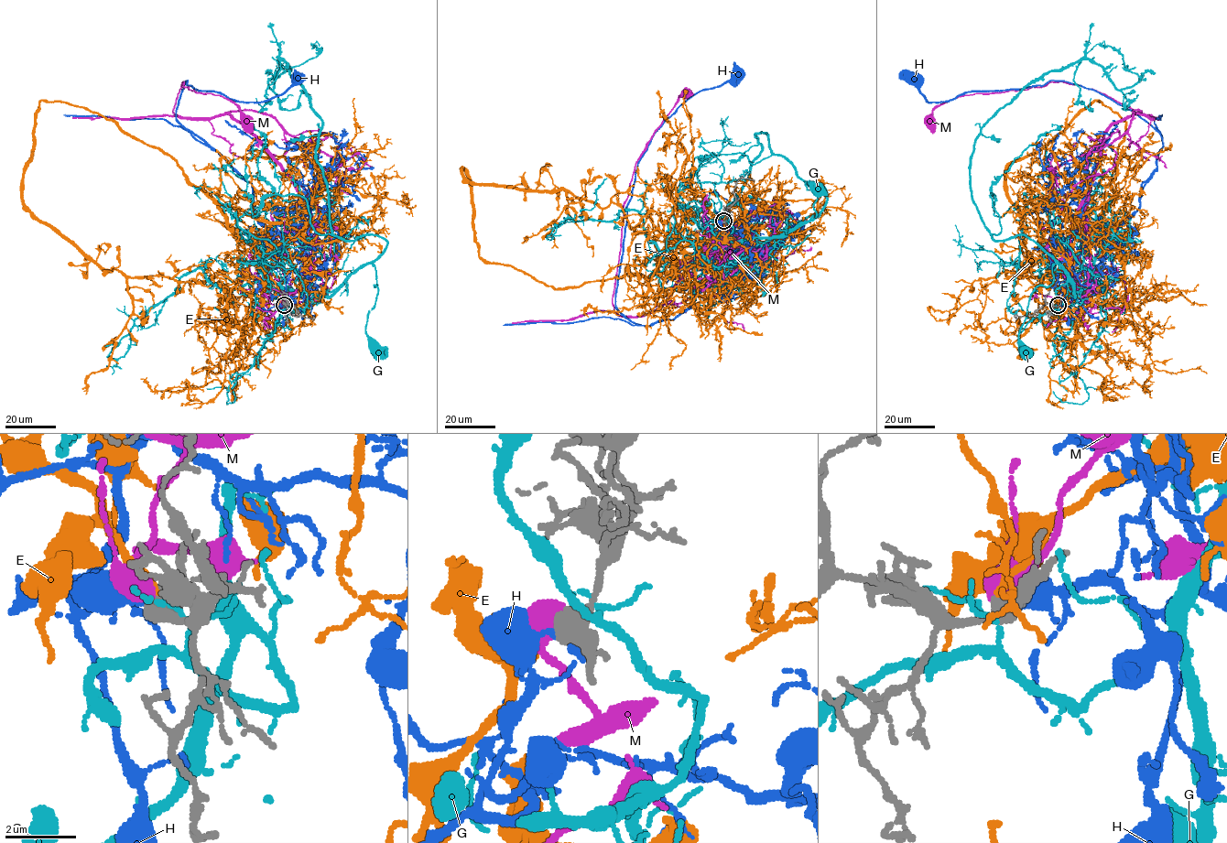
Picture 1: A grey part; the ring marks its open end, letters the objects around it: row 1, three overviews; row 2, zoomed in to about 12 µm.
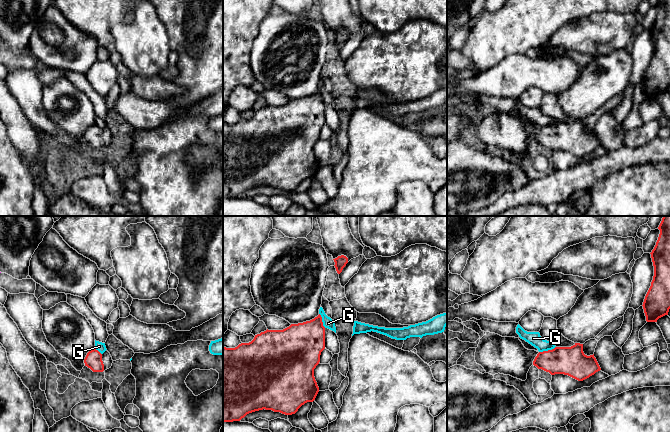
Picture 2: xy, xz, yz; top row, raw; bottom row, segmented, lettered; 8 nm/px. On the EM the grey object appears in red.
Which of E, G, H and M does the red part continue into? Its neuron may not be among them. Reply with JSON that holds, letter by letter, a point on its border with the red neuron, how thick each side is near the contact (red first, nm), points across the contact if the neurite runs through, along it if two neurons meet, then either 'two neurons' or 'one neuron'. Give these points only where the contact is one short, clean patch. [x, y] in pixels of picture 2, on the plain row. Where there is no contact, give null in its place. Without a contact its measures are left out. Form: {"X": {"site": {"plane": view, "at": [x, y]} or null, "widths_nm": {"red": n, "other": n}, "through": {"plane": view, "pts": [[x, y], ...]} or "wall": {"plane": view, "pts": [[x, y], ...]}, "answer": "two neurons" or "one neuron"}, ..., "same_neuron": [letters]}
{"E": {"site": null, "answer": "one neuron"}, "G": {"site": {"plane": "yz", "at": [548, 126]}, "widths_nm": {"red": 240, "other": 110}, "wall": {"plane": "yz", "pts": [[555, 122], [549, 126], [539, 128]]}, "answer": "two neurons"}, "H": {"site": null, "answer": "two neurons"}, "M": {"site": null, "answer": "two neurons"}, "same_neuron": ["E"]}

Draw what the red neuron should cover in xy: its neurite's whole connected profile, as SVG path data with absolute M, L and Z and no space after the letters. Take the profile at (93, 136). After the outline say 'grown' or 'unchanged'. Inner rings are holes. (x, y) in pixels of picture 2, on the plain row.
M93 125L89 127L84 135L85 142L90 144L93 148L103 148L104 140L102 137L102 130Z; unchanged

